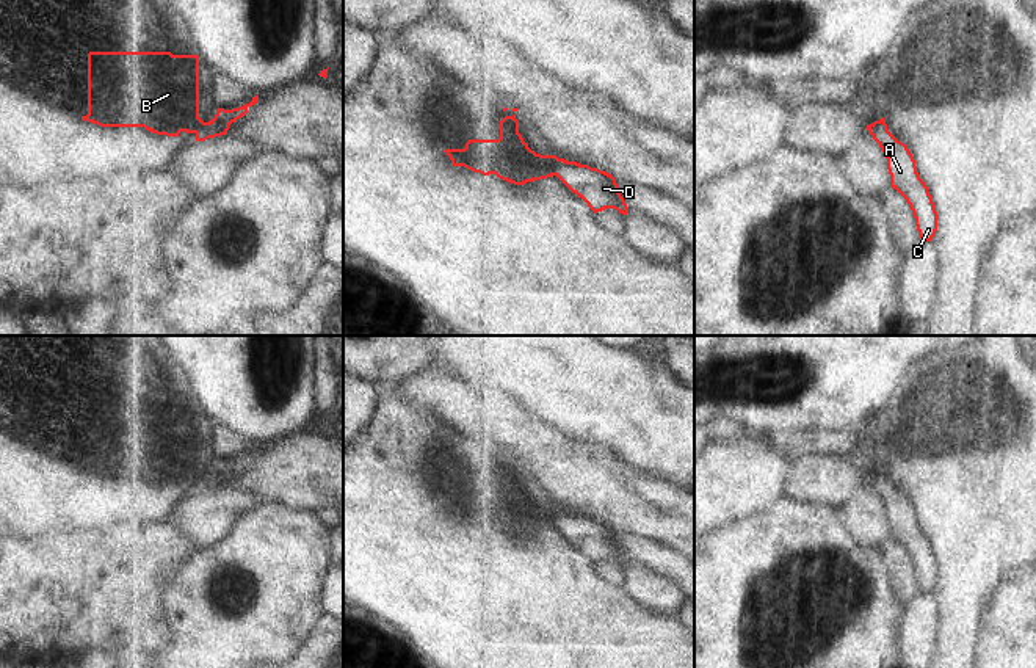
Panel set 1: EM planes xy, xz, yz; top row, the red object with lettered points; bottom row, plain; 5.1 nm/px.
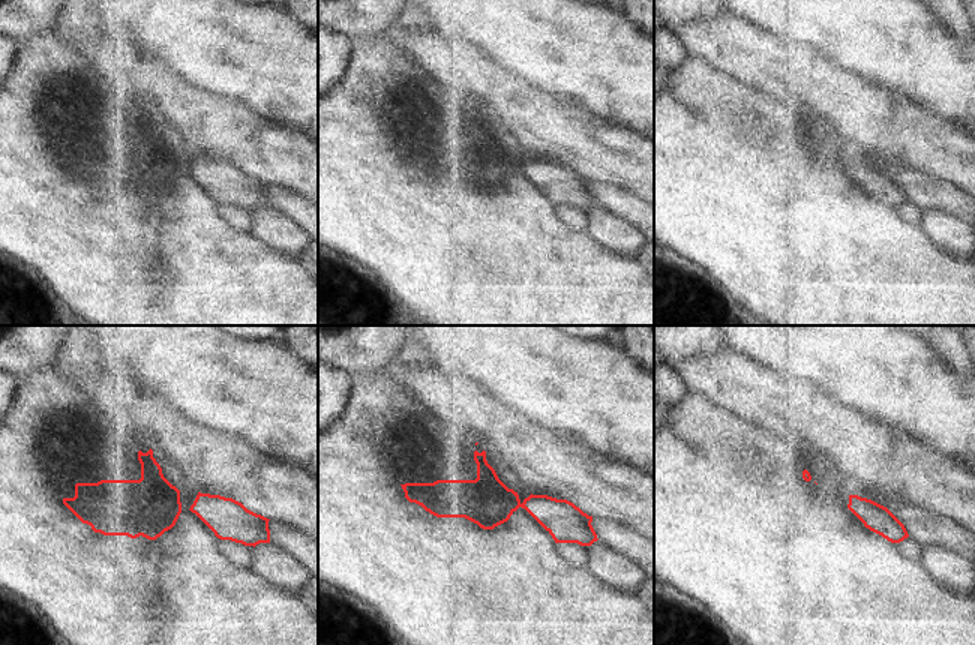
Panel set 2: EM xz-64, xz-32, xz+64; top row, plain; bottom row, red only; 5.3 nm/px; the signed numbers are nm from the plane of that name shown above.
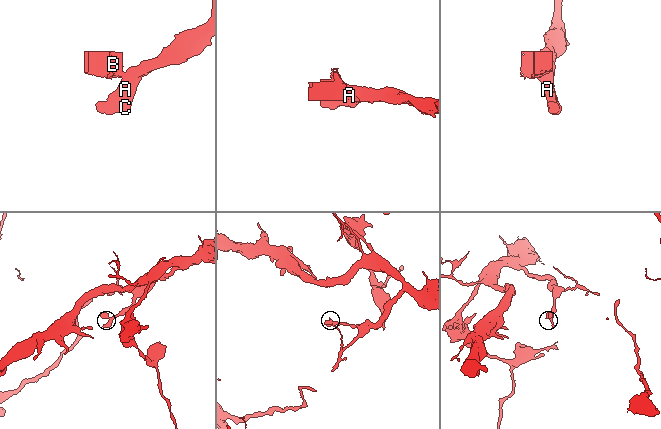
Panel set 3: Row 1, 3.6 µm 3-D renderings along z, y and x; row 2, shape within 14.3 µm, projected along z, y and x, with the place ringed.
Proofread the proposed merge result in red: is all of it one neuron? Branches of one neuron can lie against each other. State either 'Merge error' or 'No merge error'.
Merge error

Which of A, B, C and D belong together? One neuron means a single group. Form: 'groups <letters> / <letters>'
groups A C D / B

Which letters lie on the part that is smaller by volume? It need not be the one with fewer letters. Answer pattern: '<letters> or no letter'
B

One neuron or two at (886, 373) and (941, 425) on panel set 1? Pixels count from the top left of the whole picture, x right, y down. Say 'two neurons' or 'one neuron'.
two neurons

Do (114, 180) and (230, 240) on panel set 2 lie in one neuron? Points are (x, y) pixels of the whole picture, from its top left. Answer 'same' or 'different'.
same

